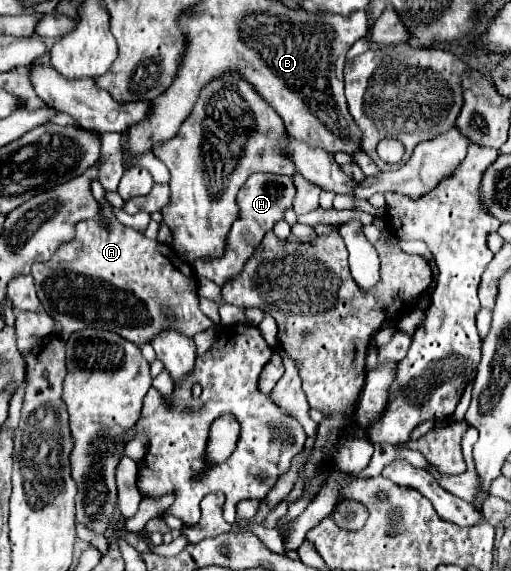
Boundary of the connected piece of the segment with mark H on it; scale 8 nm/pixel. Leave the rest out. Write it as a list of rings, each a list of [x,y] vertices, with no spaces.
[[[251,174],[243,188],[237,194],[237,204],[239,204],[239,218],[233,222],[233,228],[227,234],[225,240],[225,256],[219,256],[217,260],[195,260],[195,272],[197,276],[207,276],[215,284],[223,286],[225,280],[231,276],[239,274],[243,264],[249,260],[249,256],[255,252],[263,236],[273,230],[275,222],[283,220],[285,208],[291,208],[295,198],[295,186],[289,176],[277,176],[277,174]]]

